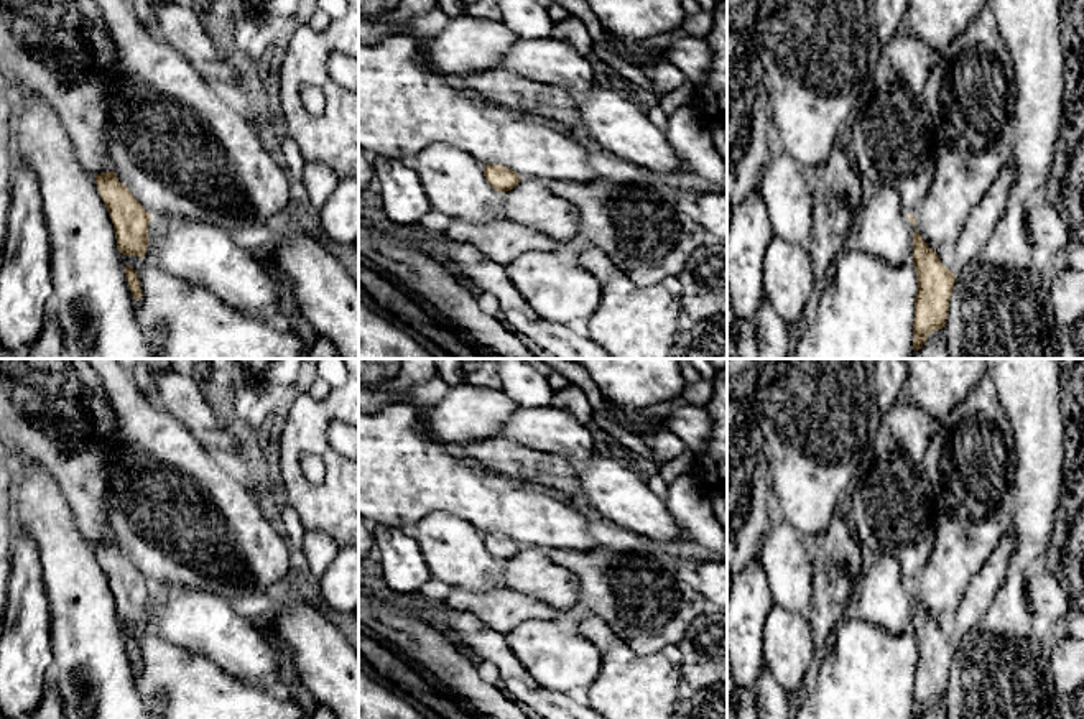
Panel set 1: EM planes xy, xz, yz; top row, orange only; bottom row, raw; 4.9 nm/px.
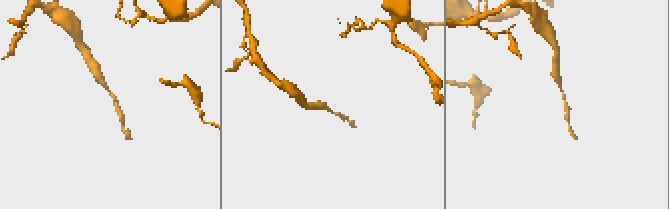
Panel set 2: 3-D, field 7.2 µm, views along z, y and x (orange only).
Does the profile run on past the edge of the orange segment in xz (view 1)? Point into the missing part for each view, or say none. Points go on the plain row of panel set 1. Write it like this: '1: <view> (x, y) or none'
1: none

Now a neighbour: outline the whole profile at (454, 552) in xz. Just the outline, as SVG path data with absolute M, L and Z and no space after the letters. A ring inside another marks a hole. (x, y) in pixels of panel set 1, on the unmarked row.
M433 512L400 530L418 543L434 579L477 592L503 584L503 563L487 551L484 535L469 522Z

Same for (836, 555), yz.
M839 512L822 535L804 538L813 561L809 640L819 656L831 647L837 622L862 579L862 551Z

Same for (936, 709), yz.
M944 696L931 701L920 719L947 719Z

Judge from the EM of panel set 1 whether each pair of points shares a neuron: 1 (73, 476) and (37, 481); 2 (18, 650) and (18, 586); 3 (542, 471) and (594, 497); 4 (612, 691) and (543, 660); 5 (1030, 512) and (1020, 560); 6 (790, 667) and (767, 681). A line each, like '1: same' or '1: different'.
1: different
2: same
3: different
4: different
5: same
6: different

